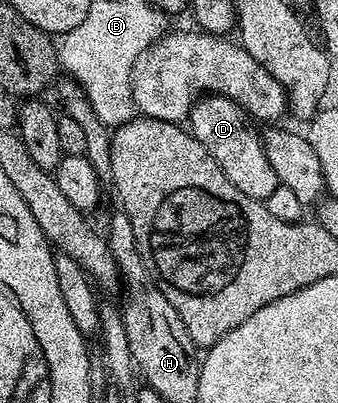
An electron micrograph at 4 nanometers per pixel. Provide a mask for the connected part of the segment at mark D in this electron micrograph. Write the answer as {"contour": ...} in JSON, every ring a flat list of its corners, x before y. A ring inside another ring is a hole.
{"contour":[[216,95,202,97,189,112,187,128,195,139,199,139,199,143,203,143,203,147,207,147,211,159,223,167,223,175,227,175,227,179,231,179,231,183,235,183,243,195,265,202,271,191,275,191,279,182,271,163,267,163,262,134,253,130,255,125,249,114,234,101]]}

